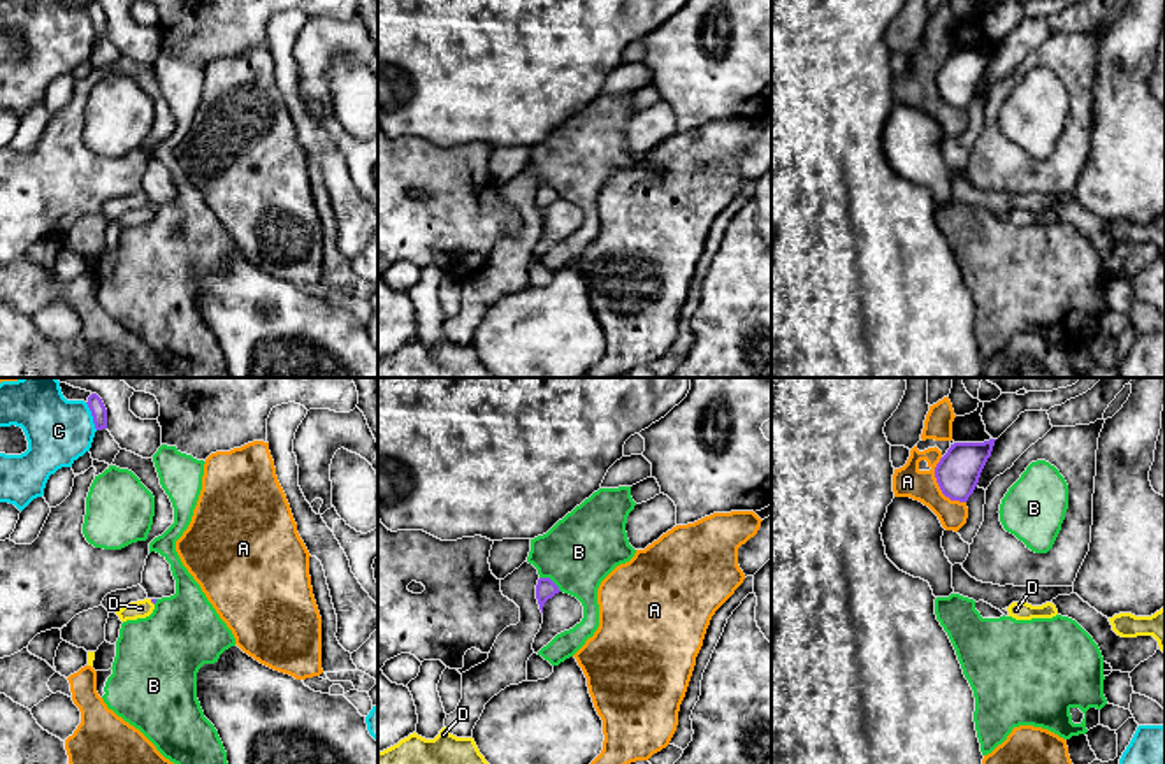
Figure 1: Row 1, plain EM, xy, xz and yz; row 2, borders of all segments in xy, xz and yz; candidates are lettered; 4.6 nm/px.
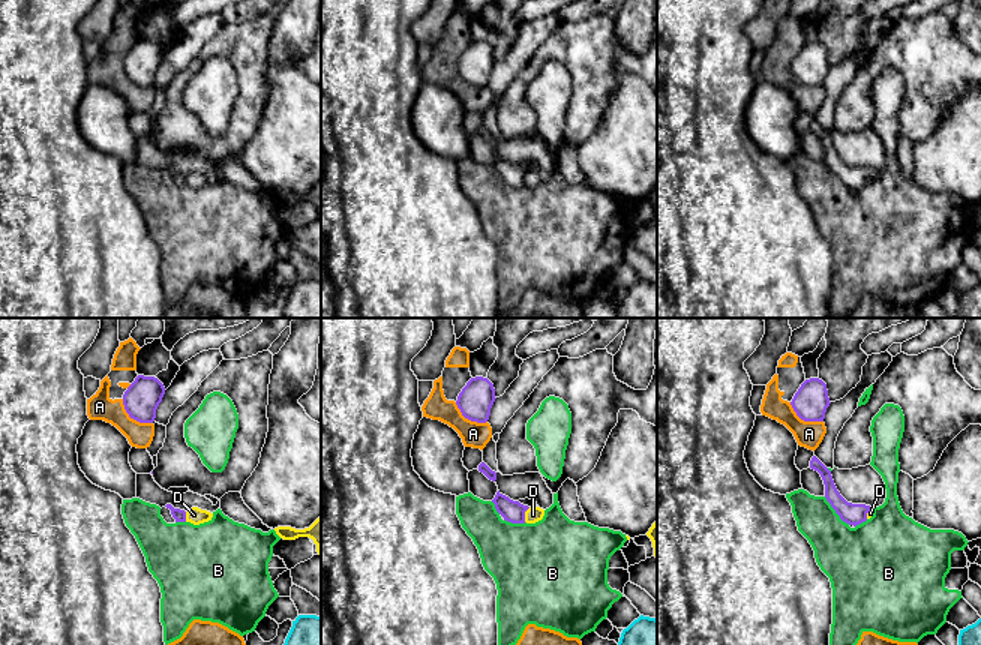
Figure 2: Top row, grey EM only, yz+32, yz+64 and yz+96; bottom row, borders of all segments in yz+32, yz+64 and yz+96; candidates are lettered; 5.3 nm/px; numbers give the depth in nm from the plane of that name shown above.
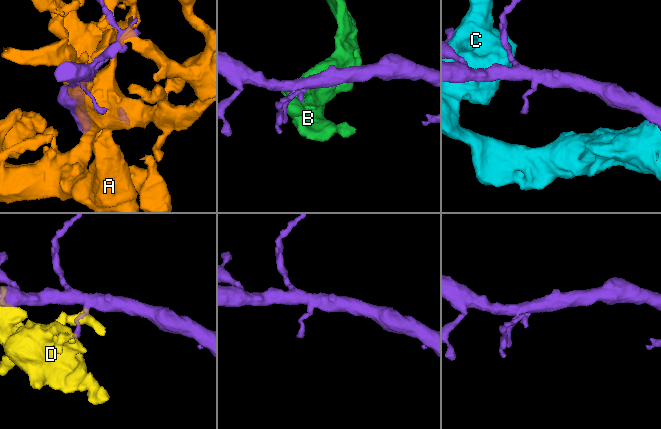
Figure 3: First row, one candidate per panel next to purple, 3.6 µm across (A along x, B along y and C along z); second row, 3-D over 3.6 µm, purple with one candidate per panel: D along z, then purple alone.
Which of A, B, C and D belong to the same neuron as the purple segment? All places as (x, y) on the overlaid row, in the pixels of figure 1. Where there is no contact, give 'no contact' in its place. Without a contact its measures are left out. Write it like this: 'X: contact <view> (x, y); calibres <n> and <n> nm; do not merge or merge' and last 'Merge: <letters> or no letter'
A: contact yz (939, 485); calibres 200 and 140 nm; do not merge
B: contact xz (550, 580); calibres 90 and 340 nm; do not merge
C: contact xy (92, 415); calibres 70 and 300 nm; do not merge
D: contact xy (151, 601); calibres 20 and 80 nm; do not merge
Merge: no letter

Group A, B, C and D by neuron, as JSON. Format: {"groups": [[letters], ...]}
{"groups": [["A"], ["B"], ["C"], ["D"]]}

